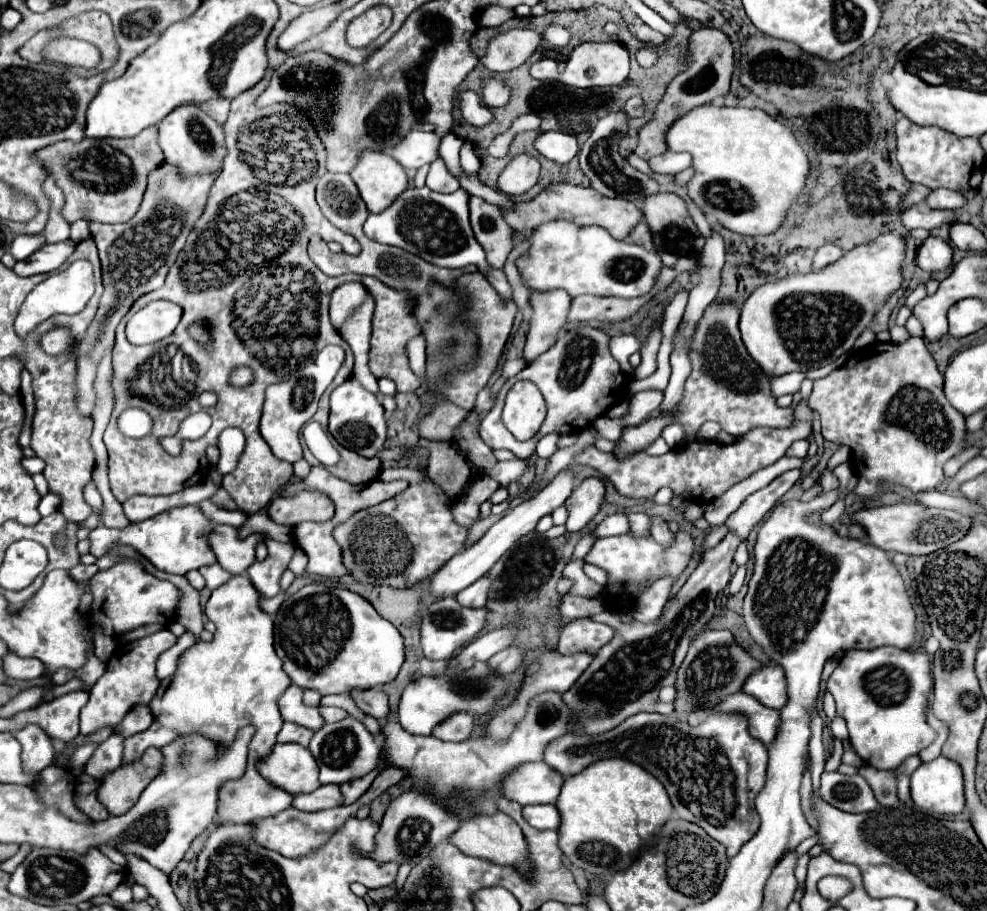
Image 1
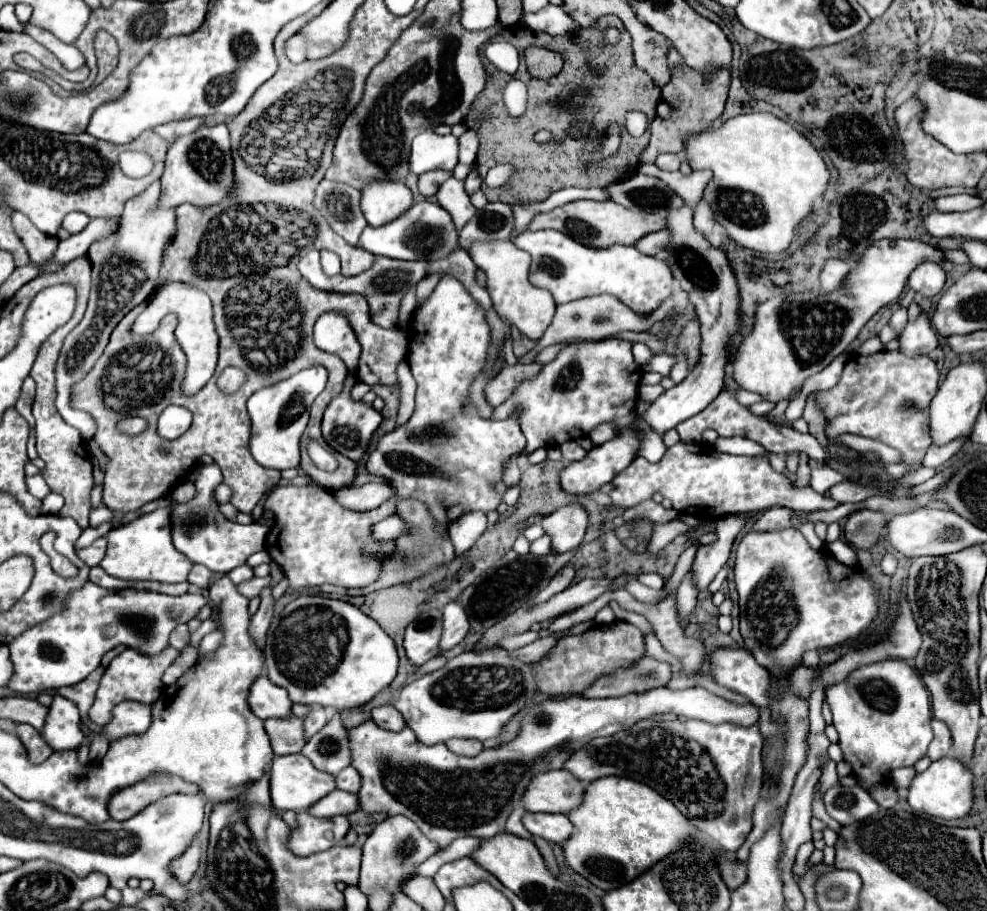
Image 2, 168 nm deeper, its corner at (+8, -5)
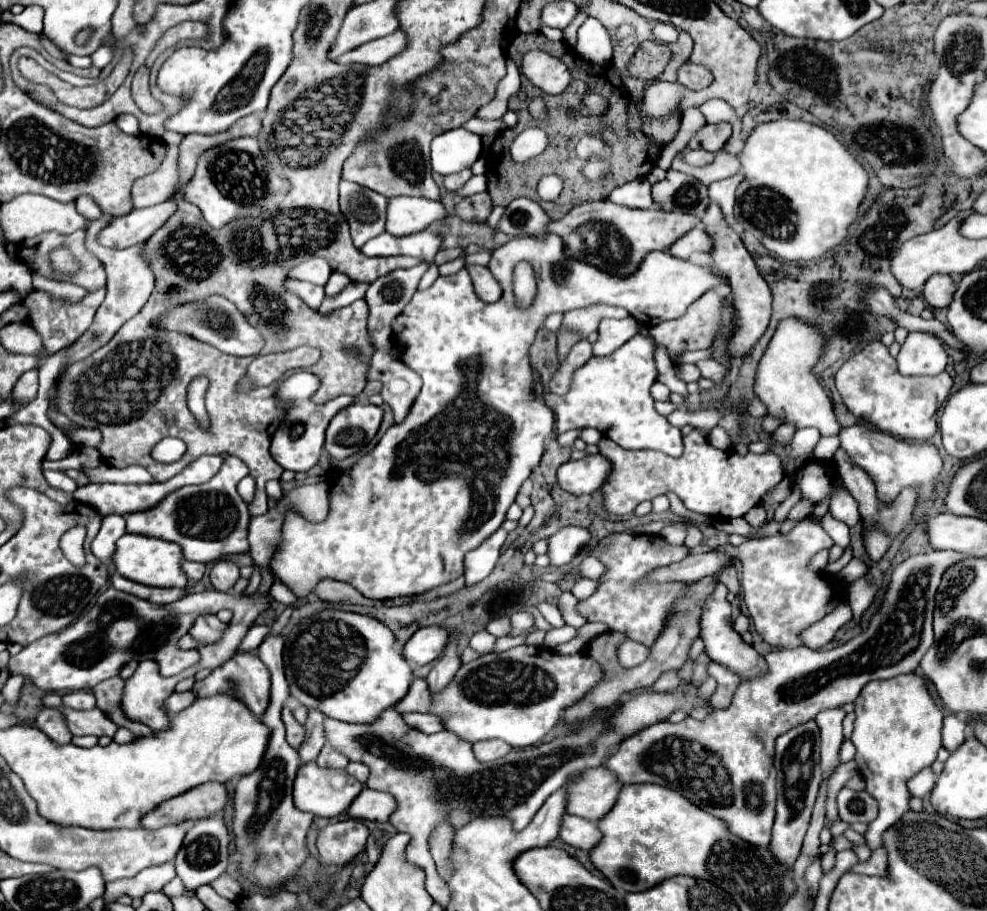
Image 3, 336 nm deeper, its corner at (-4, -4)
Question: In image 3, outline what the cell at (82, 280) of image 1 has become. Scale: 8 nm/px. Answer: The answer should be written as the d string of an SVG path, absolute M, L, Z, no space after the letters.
M29 370L29 372L25 372L19 380L17 380L17 384L15 384L15 388L13 388L13 400L15 402L21 402L21 404L25 404L25 402L31 402L35 396L37 396L37 370Z

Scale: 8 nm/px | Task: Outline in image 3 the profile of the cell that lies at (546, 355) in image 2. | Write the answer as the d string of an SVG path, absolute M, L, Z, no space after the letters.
M631 316L623 320L603 320L599 324L599 338L593 344L593 354L607 356L631 340L635 334L639 334L639 322L635 322Z

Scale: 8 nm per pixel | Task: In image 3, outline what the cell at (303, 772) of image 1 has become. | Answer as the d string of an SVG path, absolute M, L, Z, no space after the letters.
M311 762L311 764L303 764L297 772L293 786L293 800L295 806L301 808L303 812L311 812L313 816L319 818L335 818L349 808L349 802L353 802L353 798L357 798L361 790L363 784L355 780L351 774L347 774L345 770L325 770L319 768L315 762Z

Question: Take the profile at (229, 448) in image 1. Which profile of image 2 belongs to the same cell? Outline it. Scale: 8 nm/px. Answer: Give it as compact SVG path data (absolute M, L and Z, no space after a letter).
M205 465L199 469L195 487L197 495L193 501L179 505L173 505L173 515L171 515L171 529L173 529L173 545L177 551L187 555L191 563L205 565L213 573L229 573L231 569L245 565L249 555L263 551L265 549L265 539L267 539L267 527L259 523L251 525L239 525L227 521L219 511L217 511L217 501L213 499L213 489L221 483L221 469L219 465Z

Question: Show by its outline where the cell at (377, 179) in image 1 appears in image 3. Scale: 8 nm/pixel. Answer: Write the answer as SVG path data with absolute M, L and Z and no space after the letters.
M397 196L389 200L387 232L393 236L409 236L445 218L447 218L447 210L441 202L429 198Z

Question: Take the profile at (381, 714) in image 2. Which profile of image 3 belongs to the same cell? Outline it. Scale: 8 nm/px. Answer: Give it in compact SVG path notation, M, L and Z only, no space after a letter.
M405 714L403 718L411 728L417 728L425 734L437 734L437 732L445 730L443 720L435 714Z

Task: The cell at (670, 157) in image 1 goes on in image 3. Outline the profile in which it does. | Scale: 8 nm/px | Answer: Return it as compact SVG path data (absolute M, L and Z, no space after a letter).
M685 150L685 162L693 164L693 166L705 166L705 164L711 164L715 154L711 152L705 152L705 150Z

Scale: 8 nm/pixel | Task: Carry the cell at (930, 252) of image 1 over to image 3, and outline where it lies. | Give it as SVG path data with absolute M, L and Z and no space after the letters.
M945 274L931 276L923 286L923 298L931 308L949 306L953 300L953 292L955 292L955 284L951 276L945 276Z

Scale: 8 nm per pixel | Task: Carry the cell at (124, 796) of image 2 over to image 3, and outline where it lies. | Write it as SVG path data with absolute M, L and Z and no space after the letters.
M221 782L201 784L173 800L159 804L153 812L149 812L141 824L149 830L163 828L165 824L181 824L187 820L201 820L215 812L221 812L229 800L229 790Z

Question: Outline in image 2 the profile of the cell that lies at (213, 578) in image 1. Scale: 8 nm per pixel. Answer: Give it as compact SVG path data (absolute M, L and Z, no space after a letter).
M193 565L191 573L189 573L189 583L201 587L201 589L207 589L211 585L211 579L213 579L213 573L201 565Z

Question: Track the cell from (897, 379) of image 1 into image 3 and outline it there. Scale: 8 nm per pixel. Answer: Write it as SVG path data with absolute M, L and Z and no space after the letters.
M879 340L853 354L835 374L835 388L843 404L867 424L903 440L925 442L937 432L937 410L949 396L953 380L947 372L939 376L901 376L897 362Z

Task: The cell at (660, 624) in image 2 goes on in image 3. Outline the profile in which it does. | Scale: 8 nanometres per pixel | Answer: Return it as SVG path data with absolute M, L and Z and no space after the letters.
M539 602L537 608L539 608L539 612L543 614L543 618L545 618L551 626L563 626L563 616L561 616L561 612L559 612L557 606L553 606L553 604L549 604L549 602Z

